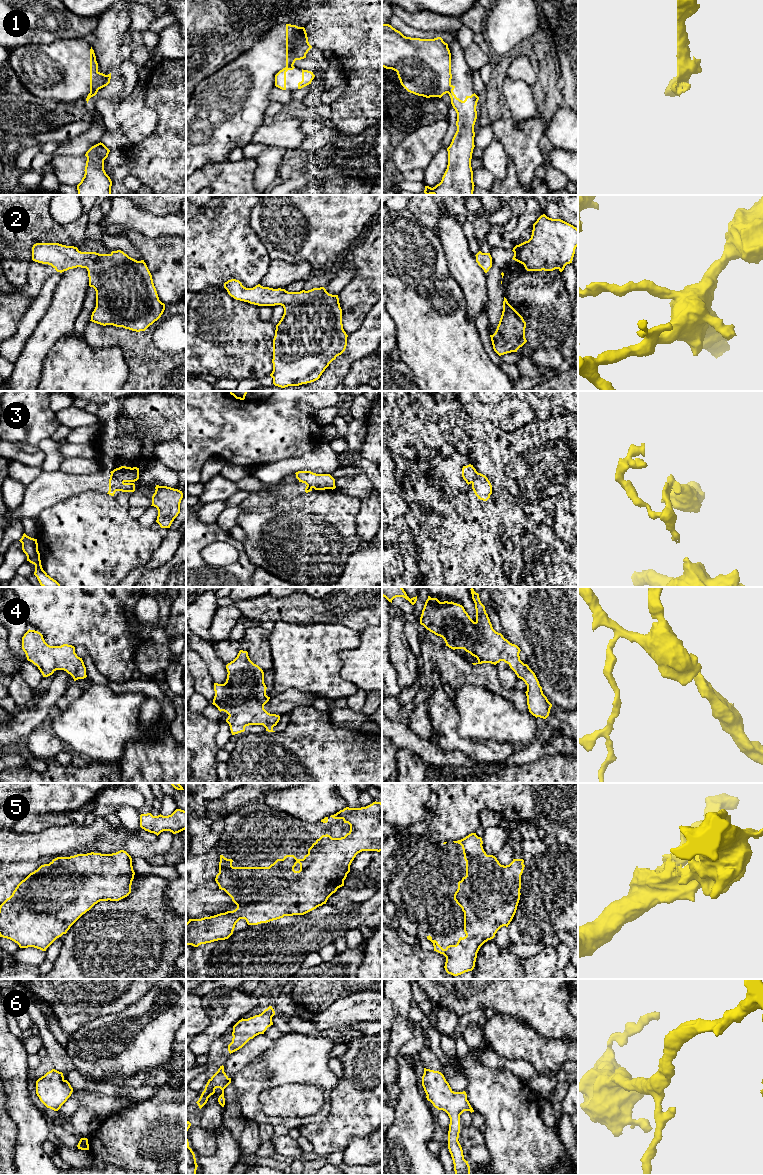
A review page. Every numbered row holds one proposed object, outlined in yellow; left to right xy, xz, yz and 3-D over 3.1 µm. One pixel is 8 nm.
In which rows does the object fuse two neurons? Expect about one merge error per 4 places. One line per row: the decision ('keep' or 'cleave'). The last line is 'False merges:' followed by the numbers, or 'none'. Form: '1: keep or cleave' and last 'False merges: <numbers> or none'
1: cleave
2: keep
3: cleave
4: keep
5: keep
6: keep
False merges: 1, 3

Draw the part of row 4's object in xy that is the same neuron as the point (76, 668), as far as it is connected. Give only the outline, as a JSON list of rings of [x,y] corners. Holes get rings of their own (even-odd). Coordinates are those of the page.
[[[29,629],[22,637],[22,649],[27,660],[38,667],[43,677],[52,675],[56,670],[66,671],[74,681],[87,677],[84,662],[72,645],[50,646],[40,632]]]

